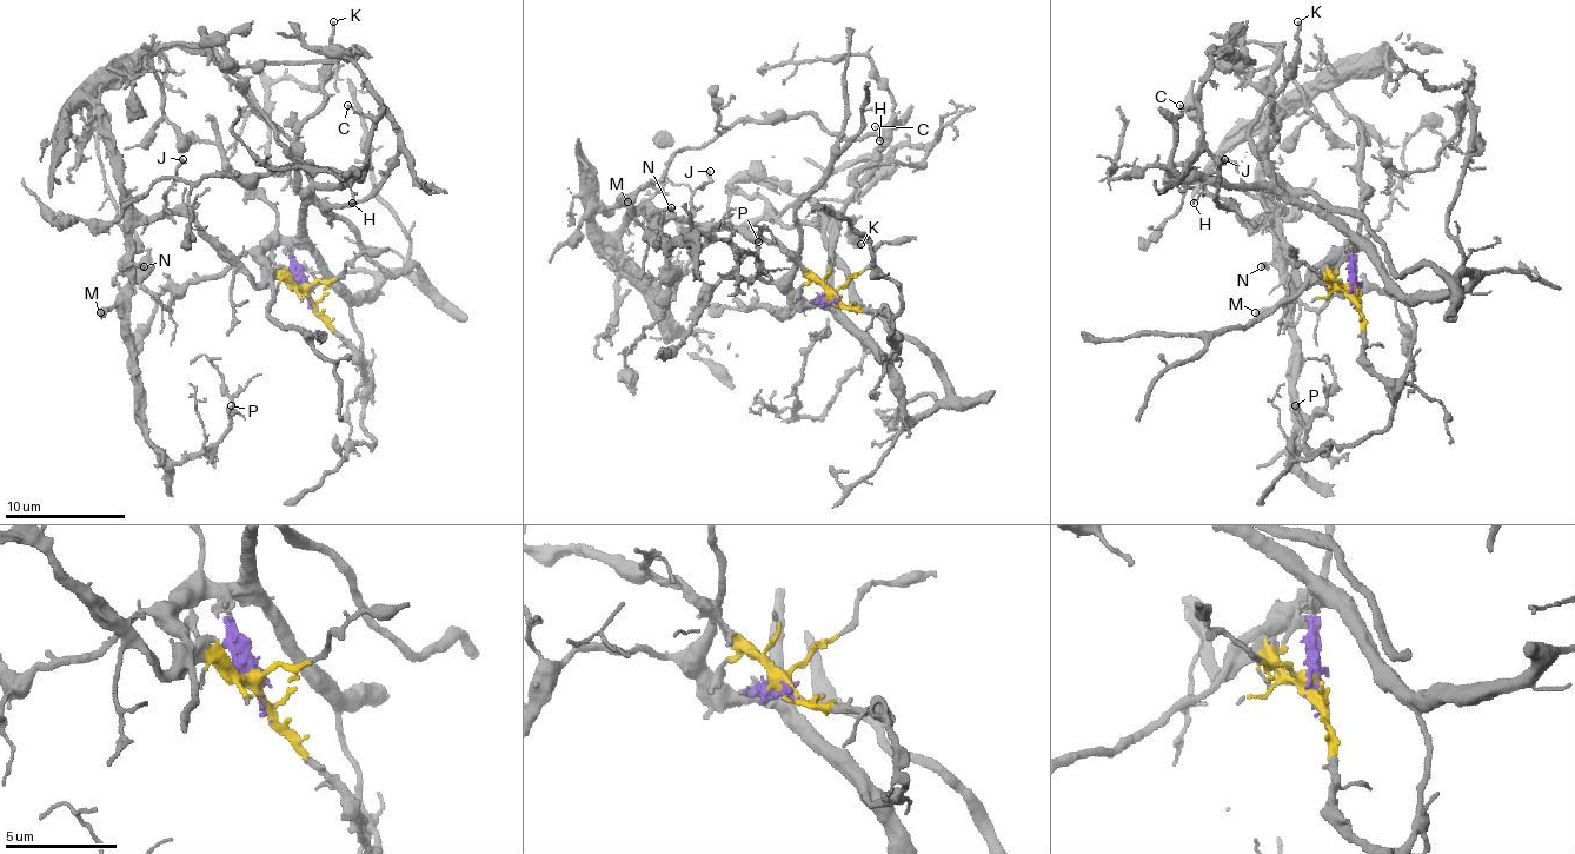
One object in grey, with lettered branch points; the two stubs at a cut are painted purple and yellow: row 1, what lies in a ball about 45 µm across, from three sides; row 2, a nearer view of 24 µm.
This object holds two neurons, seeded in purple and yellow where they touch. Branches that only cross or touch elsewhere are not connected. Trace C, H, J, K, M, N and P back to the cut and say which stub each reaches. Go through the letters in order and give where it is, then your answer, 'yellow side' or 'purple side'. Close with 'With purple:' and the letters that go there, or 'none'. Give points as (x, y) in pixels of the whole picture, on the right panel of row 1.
C: at (1180, 105); purple side
H: at (1194, 203); purple side
J: at (1224, 159); yellow side
K: at (1297, 21); purple side
M: at (1255, 312); yellow side
N: at (1261, 266); yellow side
P: at (1295, 405); yellow side
With purple: C, H, K

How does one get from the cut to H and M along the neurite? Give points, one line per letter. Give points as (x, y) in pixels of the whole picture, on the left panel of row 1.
H: (307, 295), (307, 277), (296, 262), (292, 240), (298, 234), (301, 210), (317, 189), (346, 183), (353, 204)
M: (307, 295), (283, 279), (253, 279), (186, 216), (163, 213), (132, 231), (126, 298), (99, 312)

